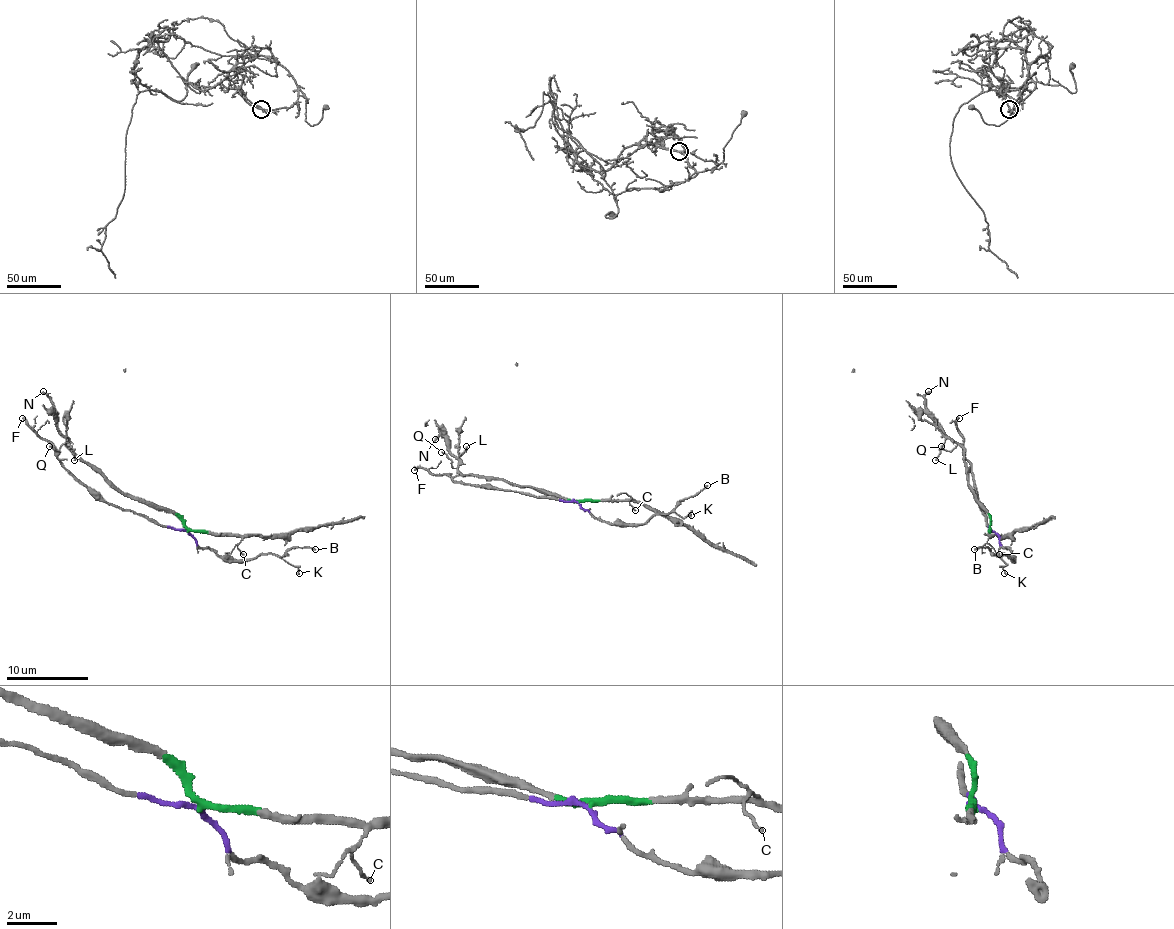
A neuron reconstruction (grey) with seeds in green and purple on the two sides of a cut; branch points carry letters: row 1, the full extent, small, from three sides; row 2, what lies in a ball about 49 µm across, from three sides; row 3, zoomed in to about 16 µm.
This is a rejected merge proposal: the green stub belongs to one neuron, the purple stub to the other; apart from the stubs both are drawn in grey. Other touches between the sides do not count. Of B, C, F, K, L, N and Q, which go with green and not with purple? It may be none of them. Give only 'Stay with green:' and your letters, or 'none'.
Stay with green: C, L, N, Q

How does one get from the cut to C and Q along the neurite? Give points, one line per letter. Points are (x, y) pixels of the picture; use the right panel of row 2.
C: (990, 530), (990, 547), (999, 555)
Q: (990, 530), (988, 514), (972, 491), (964, 450), (957, 444), (949, 450), (941, 446)

